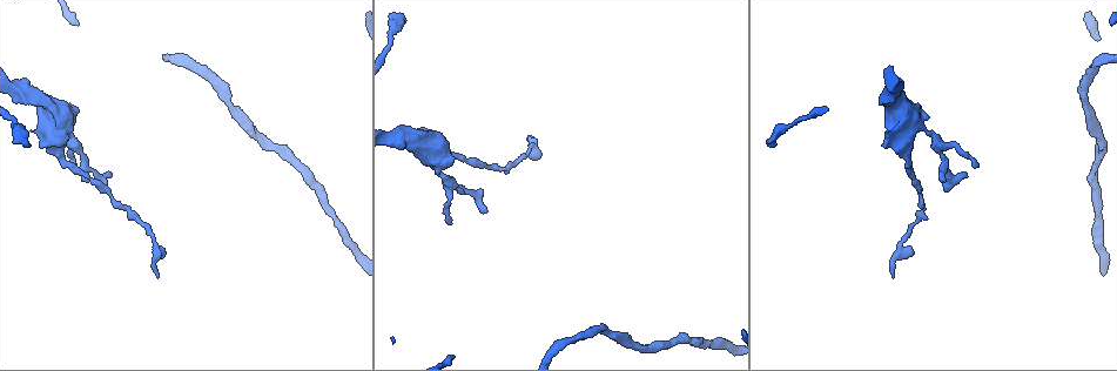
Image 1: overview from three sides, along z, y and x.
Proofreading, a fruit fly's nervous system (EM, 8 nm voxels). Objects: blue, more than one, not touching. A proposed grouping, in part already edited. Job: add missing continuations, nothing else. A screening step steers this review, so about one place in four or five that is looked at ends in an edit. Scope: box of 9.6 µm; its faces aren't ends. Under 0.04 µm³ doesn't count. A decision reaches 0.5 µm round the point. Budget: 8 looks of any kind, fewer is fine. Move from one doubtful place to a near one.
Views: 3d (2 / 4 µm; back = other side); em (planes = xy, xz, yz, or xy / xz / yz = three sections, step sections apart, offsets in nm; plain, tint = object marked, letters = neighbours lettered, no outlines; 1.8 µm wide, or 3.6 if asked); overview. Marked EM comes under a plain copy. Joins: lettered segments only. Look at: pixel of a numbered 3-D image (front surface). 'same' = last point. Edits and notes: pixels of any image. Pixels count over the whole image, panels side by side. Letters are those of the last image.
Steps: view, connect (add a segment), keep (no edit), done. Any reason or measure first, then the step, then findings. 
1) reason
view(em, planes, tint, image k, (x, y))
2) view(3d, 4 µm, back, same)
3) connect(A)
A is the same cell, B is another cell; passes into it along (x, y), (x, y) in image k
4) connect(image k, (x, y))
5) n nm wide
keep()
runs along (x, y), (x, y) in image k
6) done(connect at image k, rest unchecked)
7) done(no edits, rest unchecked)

thin end
view(3d, 4 µm, image 1, (531, 136))

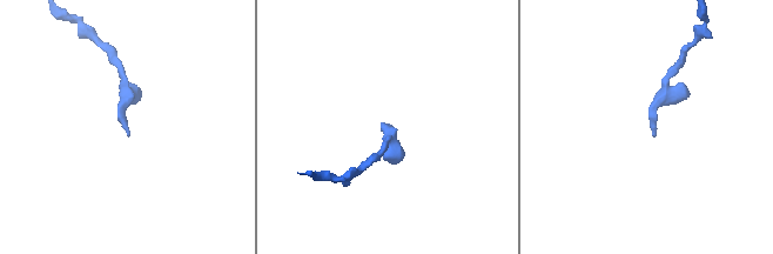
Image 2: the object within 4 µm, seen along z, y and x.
shape alone is not enough
view(em, planes, letters, image 2, (128, 136))

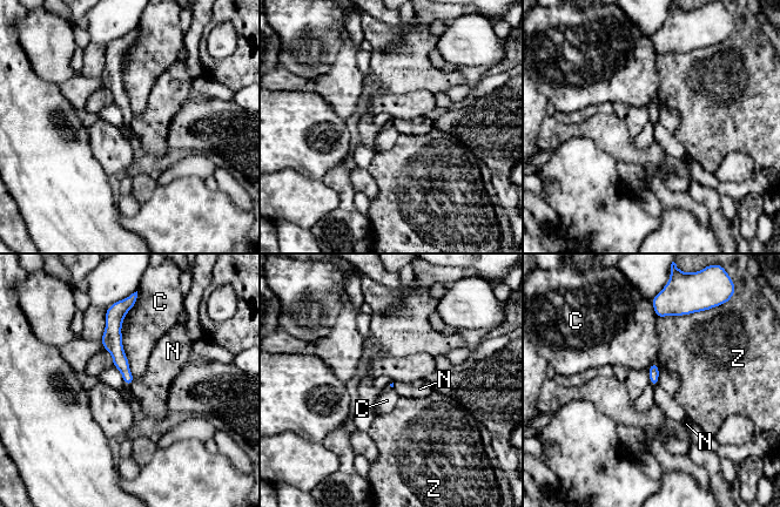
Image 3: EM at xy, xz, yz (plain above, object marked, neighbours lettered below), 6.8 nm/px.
keep()
C, N and Z are other cells; border along (134, 379), (129, 385) in image 3; none of them fits

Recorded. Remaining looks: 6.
stops while still wide
view(3d, 2 µm, image 1, (39, 136))

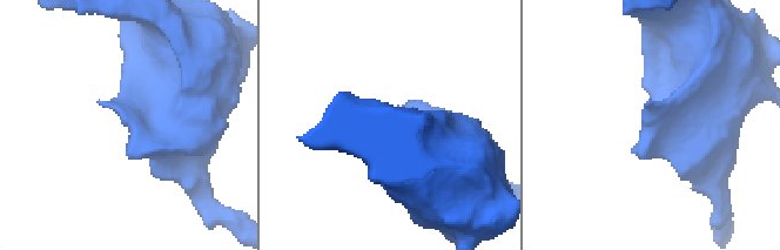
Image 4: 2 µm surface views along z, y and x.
need the tissue
view(em, planes, letters, image 4, (646, 123))

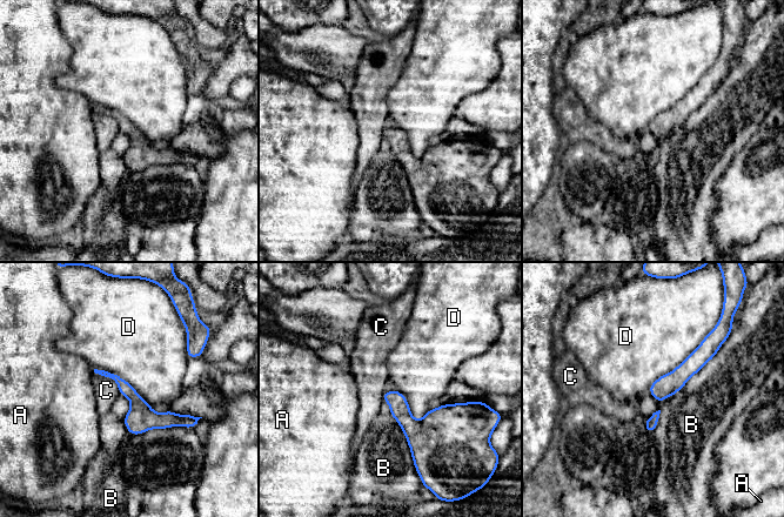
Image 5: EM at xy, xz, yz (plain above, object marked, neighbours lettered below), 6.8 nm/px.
keep()
A, B, C and D are other cells; none of them fits

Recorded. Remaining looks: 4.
view(em, xz, step 8, letters, image 1, (964, 172))

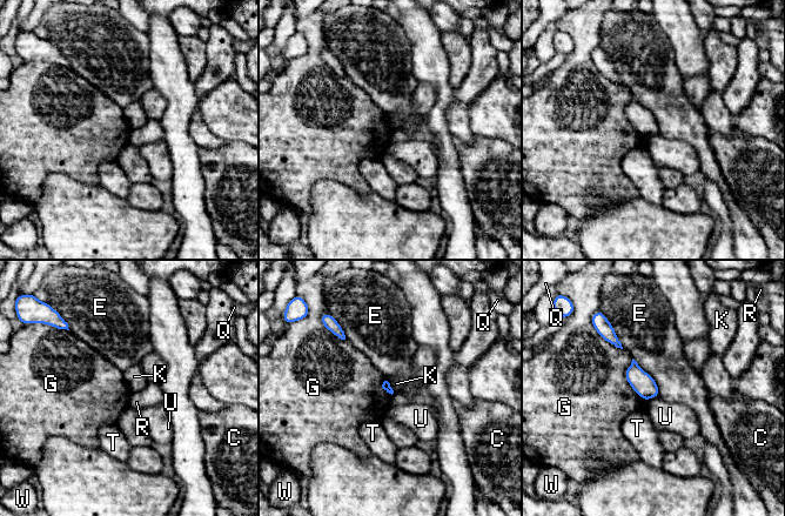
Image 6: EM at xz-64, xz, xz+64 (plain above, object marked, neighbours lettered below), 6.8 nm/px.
keep()
C, E, G, K, Q, R, T, U and W are other cells; border along (631, 359), (625, 380), (644, 401) in image 6; no lettered segment goes on from it

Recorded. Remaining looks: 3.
done(no edits, rest unchecked)

